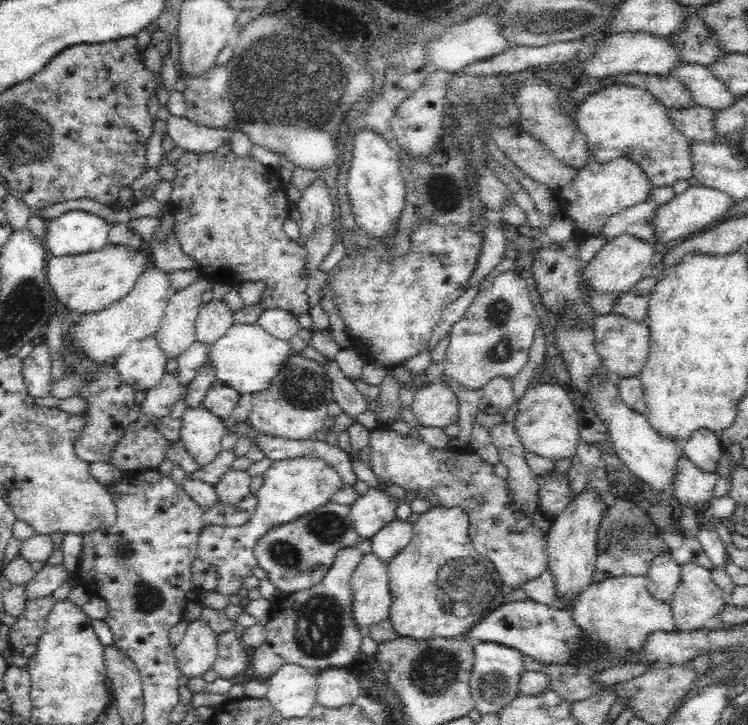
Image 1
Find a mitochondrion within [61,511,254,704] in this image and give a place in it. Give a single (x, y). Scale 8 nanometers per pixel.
(147, 598)

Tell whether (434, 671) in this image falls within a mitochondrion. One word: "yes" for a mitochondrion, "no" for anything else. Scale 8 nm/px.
yes

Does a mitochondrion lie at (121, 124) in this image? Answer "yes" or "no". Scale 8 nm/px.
no

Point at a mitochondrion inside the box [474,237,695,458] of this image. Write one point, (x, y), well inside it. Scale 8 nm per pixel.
(497, 314)

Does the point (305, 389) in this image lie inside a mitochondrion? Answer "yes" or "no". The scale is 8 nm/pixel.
yes

